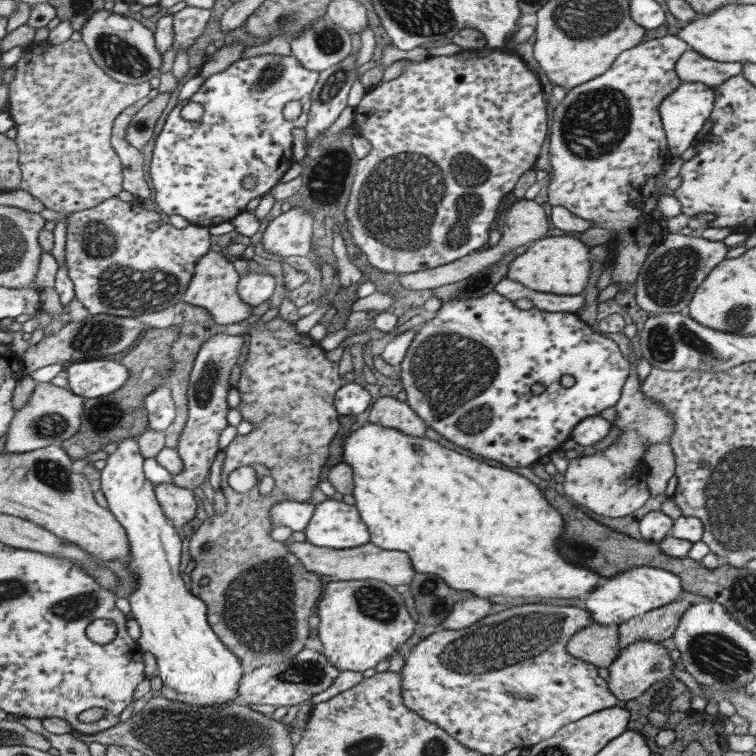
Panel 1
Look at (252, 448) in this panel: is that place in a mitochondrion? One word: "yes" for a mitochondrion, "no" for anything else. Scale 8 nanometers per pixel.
no

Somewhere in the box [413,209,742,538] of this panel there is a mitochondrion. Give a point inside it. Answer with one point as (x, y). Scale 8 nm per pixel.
(670, 277)

